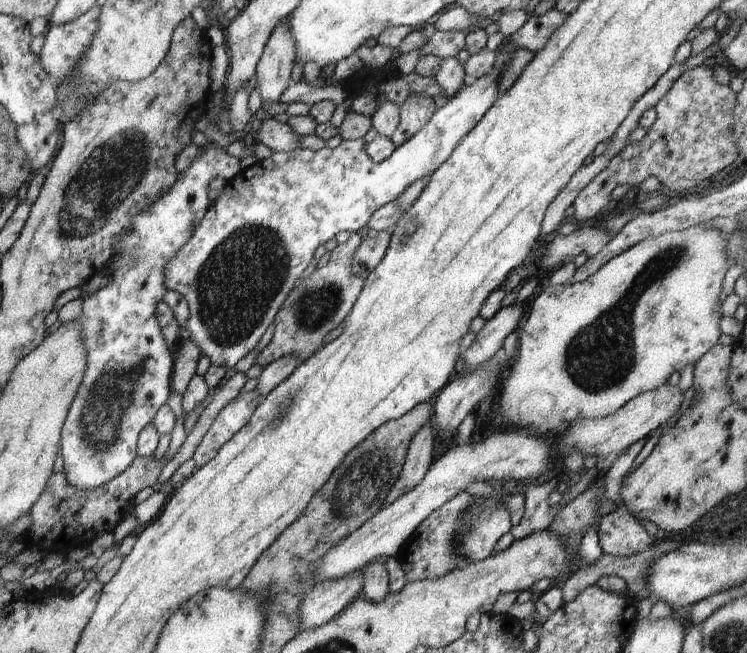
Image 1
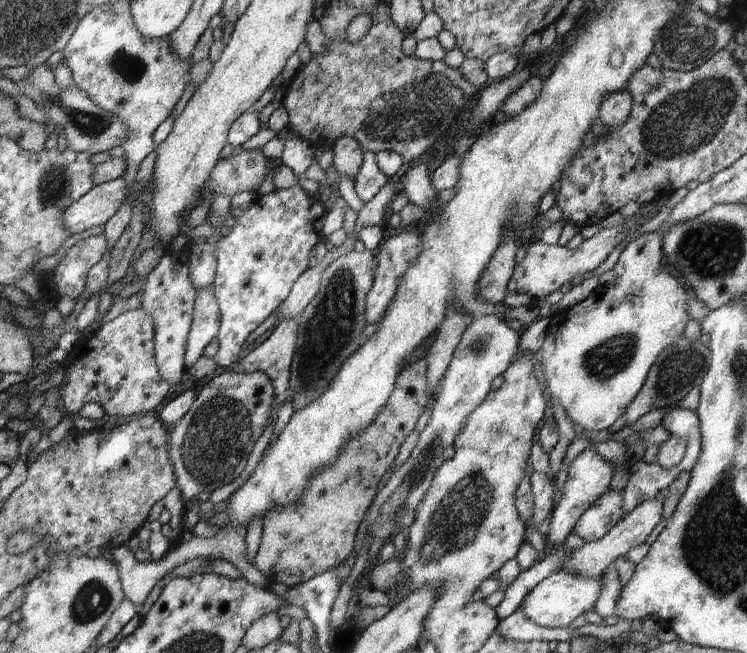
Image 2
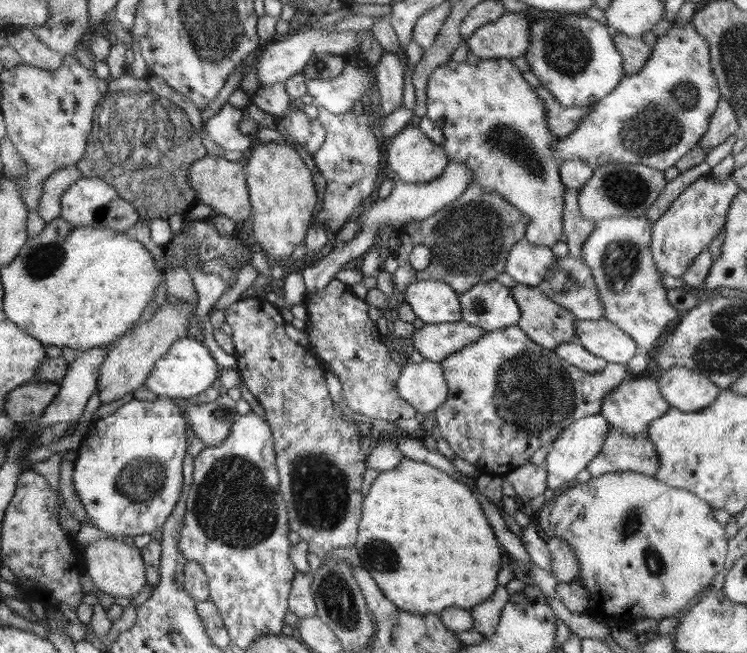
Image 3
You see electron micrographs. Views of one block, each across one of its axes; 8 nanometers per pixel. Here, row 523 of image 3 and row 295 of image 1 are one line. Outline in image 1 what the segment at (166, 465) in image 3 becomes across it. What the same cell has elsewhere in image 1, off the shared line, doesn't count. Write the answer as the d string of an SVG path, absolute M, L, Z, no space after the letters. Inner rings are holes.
M208 143L192 165L179 172L176 184L156 200L148 210L132 218L132 224L126 228L116 244L116 264L112 272L112 282L97 292L83 297L82 311L79 314L82 326L82 340L88 350L88 364L76 398L70 406L60 437L60 456L64 460L63 472L68 484L78 490L94 490L106 484L112 478L122 474L138 456L137 440L146 424L153 424L156 413L166 405L171 392L171 374L173 354L164 340L158 320L156 304L163 301L167 291L164 286L164 272L167 264L180 252L180 248L193 236L196 226L204 218L211 200L208 198L208 184L214 178L227 181L240 172L241 159L226 154L224 147Z

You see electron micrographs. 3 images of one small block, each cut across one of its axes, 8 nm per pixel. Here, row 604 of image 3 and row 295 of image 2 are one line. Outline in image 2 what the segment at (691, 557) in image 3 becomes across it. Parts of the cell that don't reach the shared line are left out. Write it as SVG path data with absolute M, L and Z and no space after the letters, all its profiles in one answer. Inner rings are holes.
M645 233L634 238L632 242L628 242L628 245L620 258L614 266L614 272L616 280L614 286L606 288L606 290L597 291L592 293L586 300L576 304L574 307L570 307L561 312L555 313L551 316L549 330L546 332L546 338L544 338L544 344L538 352L538 358L540 363L544 366L545 384L548 384L552 398L556 398L560 401L560 404L564 406L566 414L572 418L573 422L584 431L587 430L606 430L610 428L622 414L625 414L626 407L634 400L638 395L638 392L642 389L644 382L648 376L650 368L656 364L656 358L660 356L660 352L664 352L664 348L672 346L676 338L684 336L685 329L688 321L691 319L686 308L689 302L689 296L686 287L683 282L677 278L668 277L670 270L665 265L662 251L662 240L656 233Z

